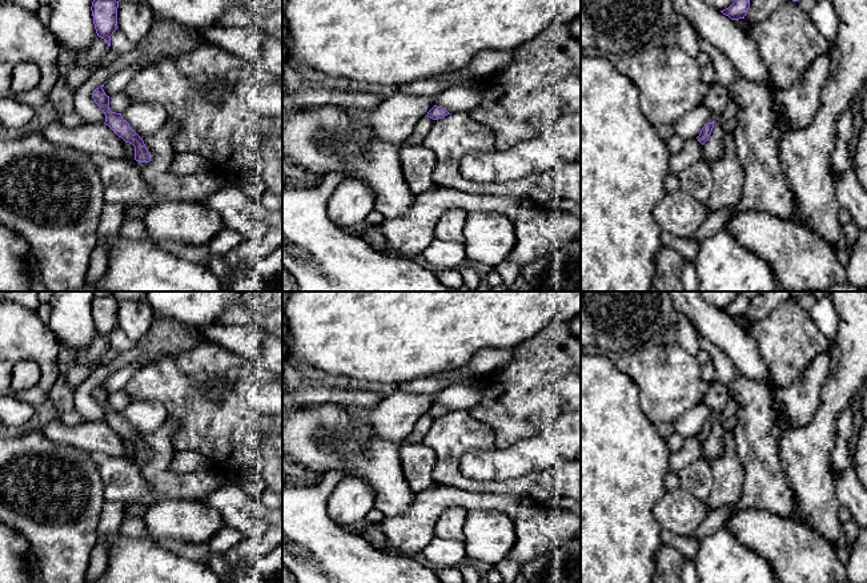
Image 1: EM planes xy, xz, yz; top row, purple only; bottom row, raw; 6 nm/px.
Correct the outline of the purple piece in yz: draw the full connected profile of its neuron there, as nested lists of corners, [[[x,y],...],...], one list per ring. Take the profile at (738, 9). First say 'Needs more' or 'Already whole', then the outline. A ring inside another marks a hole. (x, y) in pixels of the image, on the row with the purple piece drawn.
Already whole. [[[735,0],[728,8],[721,11],[731,20],[744,19],[750,8],[750,0]]]

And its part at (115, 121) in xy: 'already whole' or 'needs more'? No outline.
already whole

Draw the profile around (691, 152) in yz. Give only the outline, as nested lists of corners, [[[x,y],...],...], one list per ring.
[[[698,138],[685,140],[682,149],[669,160],[669,173],[679,174],[703,158],[703,145]]]

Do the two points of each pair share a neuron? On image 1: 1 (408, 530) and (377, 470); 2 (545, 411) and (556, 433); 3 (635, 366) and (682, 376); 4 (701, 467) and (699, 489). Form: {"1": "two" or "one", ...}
{"1": "two", "2": "two", "3": "one", "4": "one"}

